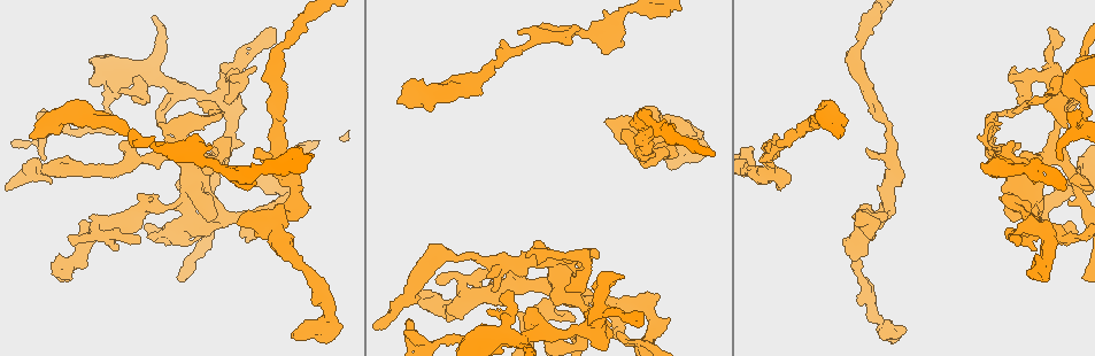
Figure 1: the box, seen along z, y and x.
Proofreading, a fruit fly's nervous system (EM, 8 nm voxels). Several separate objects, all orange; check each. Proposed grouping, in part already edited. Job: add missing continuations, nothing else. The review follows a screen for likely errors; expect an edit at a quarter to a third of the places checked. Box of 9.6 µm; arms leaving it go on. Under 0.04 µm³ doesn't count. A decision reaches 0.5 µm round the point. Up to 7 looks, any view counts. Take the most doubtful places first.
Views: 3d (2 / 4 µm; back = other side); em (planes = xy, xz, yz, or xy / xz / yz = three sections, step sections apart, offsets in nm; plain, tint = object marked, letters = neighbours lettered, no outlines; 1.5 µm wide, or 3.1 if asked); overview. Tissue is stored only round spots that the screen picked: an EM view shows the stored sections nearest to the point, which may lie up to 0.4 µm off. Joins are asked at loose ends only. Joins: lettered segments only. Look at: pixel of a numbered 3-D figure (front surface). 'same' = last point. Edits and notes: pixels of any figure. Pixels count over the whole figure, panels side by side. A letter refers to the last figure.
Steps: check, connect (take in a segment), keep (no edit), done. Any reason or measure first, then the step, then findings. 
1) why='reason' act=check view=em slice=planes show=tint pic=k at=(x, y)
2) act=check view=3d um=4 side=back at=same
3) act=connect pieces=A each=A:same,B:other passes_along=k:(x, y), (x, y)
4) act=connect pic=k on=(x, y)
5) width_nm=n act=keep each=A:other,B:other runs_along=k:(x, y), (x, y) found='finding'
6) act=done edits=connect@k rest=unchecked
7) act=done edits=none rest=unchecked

why='free end' act=check view=em slice=planes show=tint pic=1 at=(624, 129)

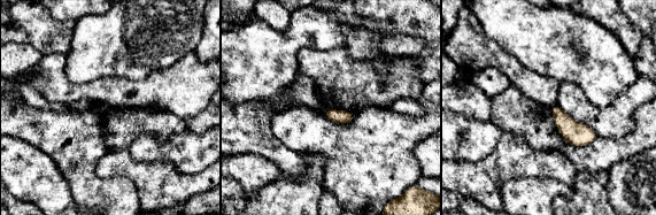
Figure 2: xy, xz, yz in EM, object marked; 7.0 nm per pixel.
why='what lies round it' act=check view=em slice=planes show=letters at=same

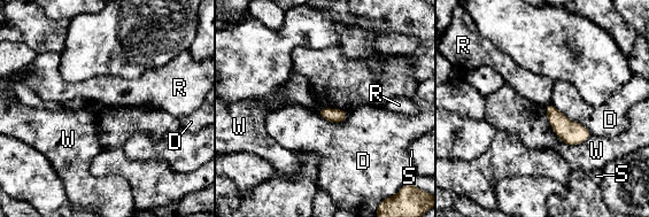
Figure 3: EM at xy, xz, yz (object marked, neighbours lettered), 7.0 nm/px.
act=keep each=D:other,R:other,S:other,W:other found='no lettered segment goes on from it'

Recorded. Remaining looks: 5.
why='branch stops here' act=check view=3d um=4 side=back pic=1 at=(1063, 160)

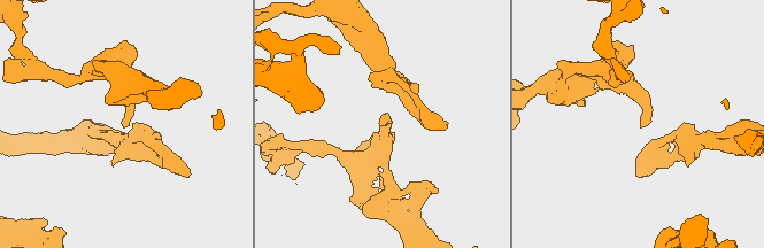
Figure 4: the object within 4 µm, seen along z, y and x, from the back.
act=check view=em slice=yz step=4 show=tint pic=4 at=(124, 126)

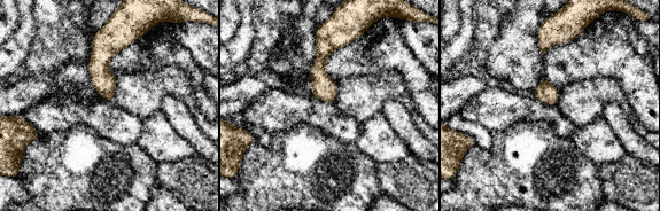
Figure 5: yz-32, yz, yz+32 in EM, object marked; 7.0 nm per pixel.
why='another direction' act=check view=em slice=planes show=letters at=same

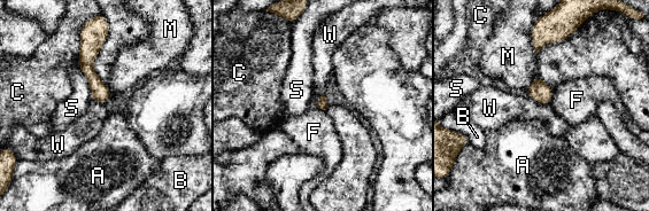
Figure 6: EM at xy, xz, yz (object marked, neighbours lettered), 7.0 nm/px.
act=keep each=A:other,B:other,C:other,F:other,M:other,S:other,W:other runs_along=6:(97, 33), (87, 70), (102, 100) found='no lettered segment goes on from it'

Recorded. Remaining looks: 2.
why='branch stops here' act=check view=em slice=planes show=tint pic=1 at=(657, 294)

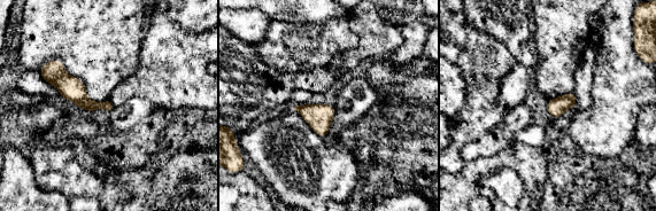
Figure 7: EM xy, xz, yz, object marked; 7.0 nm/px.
why='what lies round it' act=check view=em slice=planes show=letters at=same

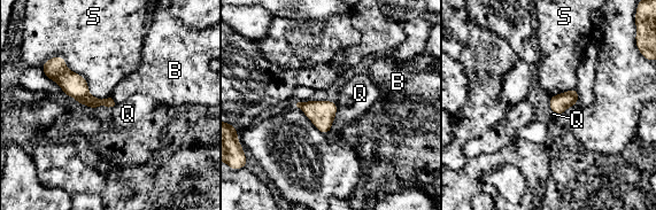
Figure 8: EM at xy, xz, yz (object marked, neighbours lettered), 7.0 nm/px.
longest_contact=S:550nm act=keep each=B:other,Q:other,S:other border=8:(110, 98), (115, 102) found='none of them fits'

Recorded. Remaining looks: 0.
act=done edits=none rest=unchecked

